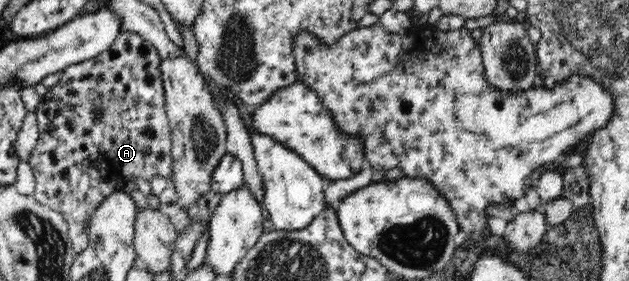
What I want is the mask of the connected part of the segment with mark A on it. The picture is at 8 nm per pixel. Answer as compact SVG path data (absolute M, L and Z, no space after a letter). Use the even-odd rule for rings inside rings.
M124 31L122 36L107 50L99 54L98 56L86 59L84 62L73 64L62 71L62 78L53 87L48 89L48 94L44 94L41 98L38 109L35 112L38 119L38 128L40 131L40 138L36 143L36 148L32 151L29 158L29 165L33 170L35 176L35 188L34 197L36 201L42 205L49 206L52 210L59 212L66 221L70 239L75 250L79 253L88 246L89 240L89 222L91 216L99 204L114 191L118 191L121 187L121 183L125 184L132 178L144 178L144 180L150 180L156 174L160 176L166 176L170 181L172 178L172 155L171 155L171 136L170 127L168 124L167 112L165 110L165 91L163 88L163 80L161 77L161 57L157 53L157 48L148 40L144 40L142 36L135 34L134 32ZM100 109L101 119L96 121L92 119L92 111Z

